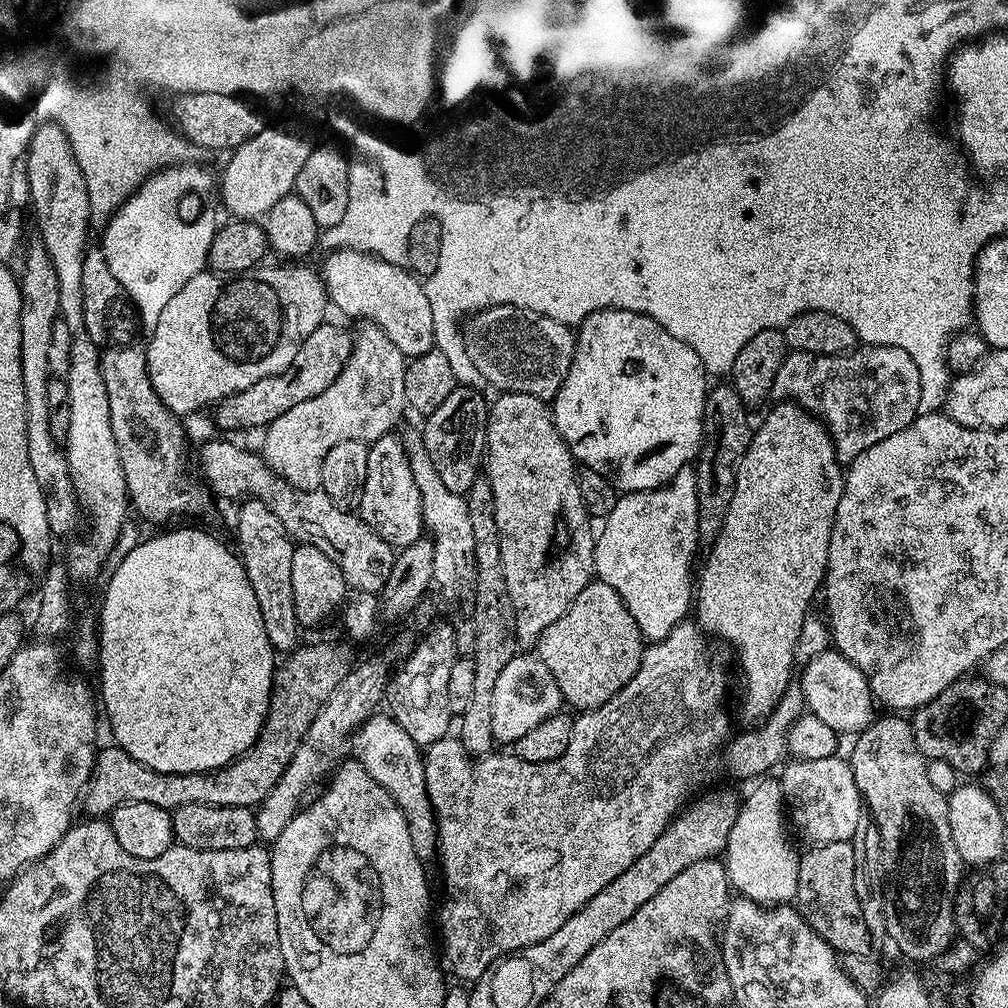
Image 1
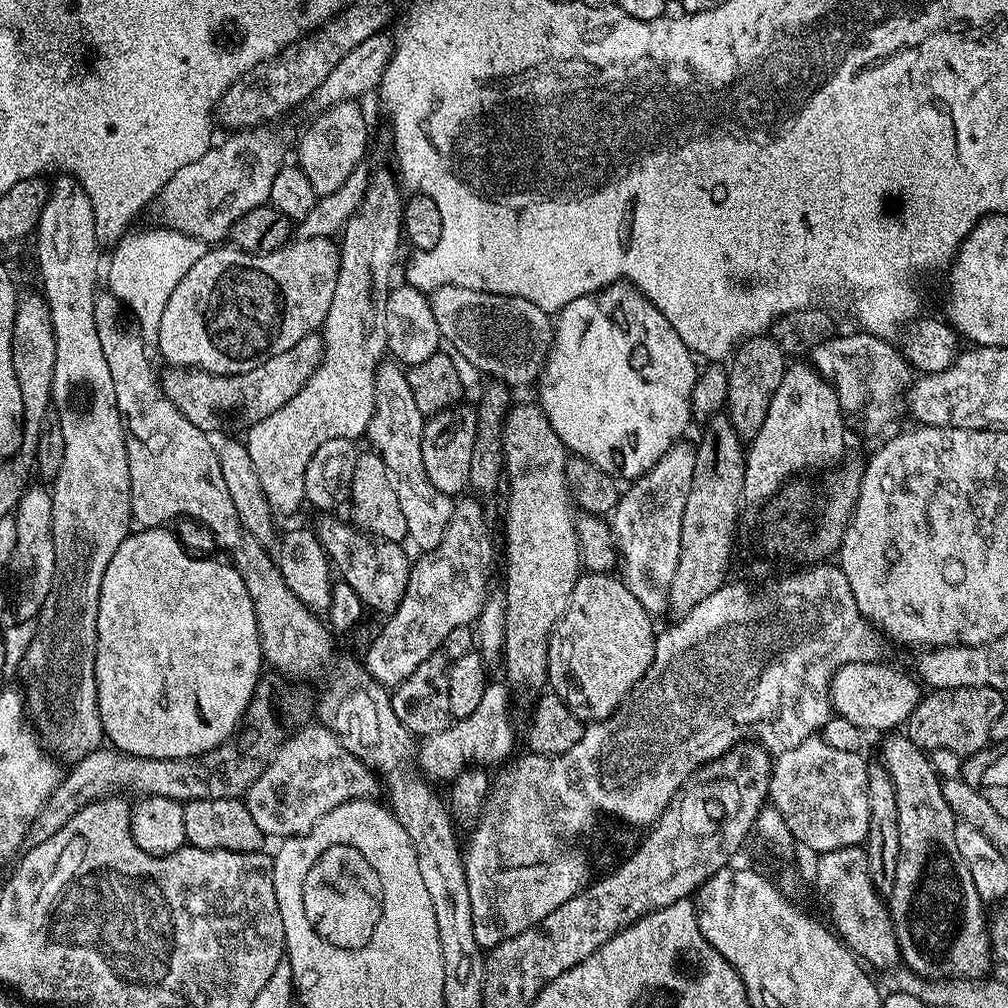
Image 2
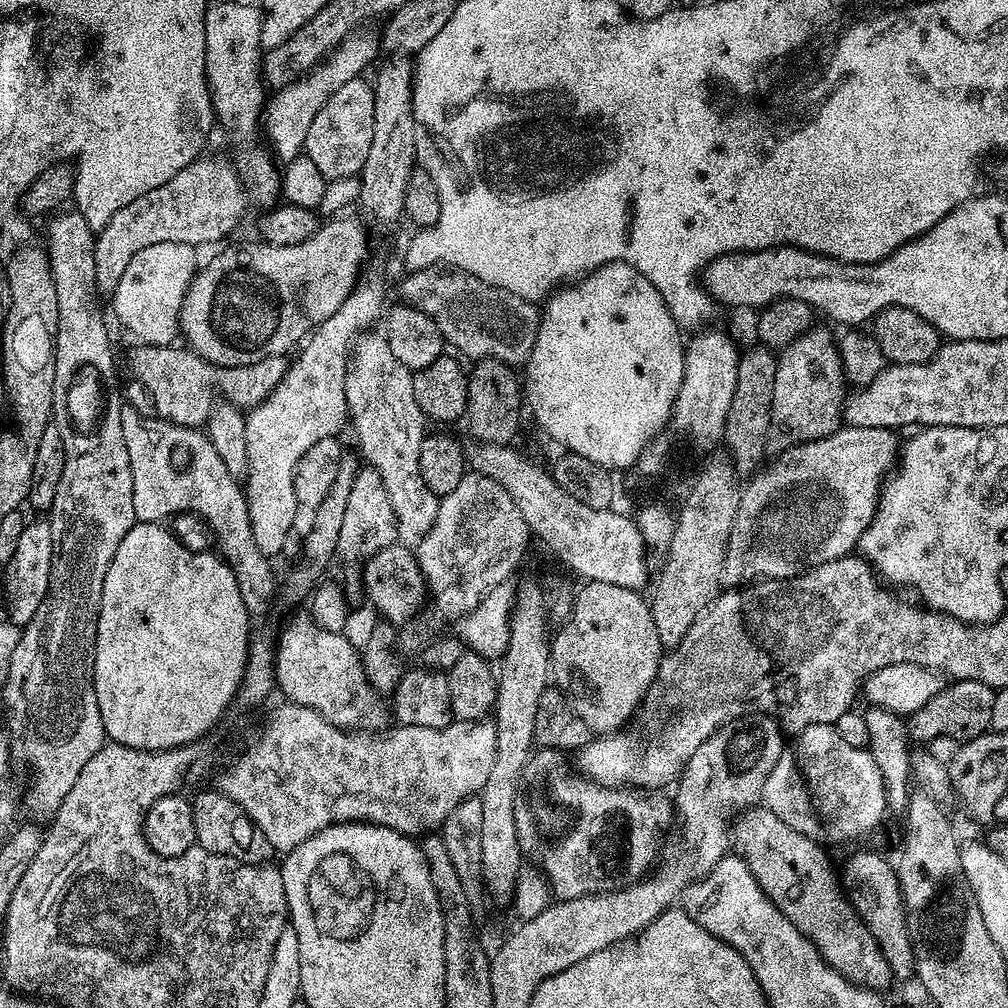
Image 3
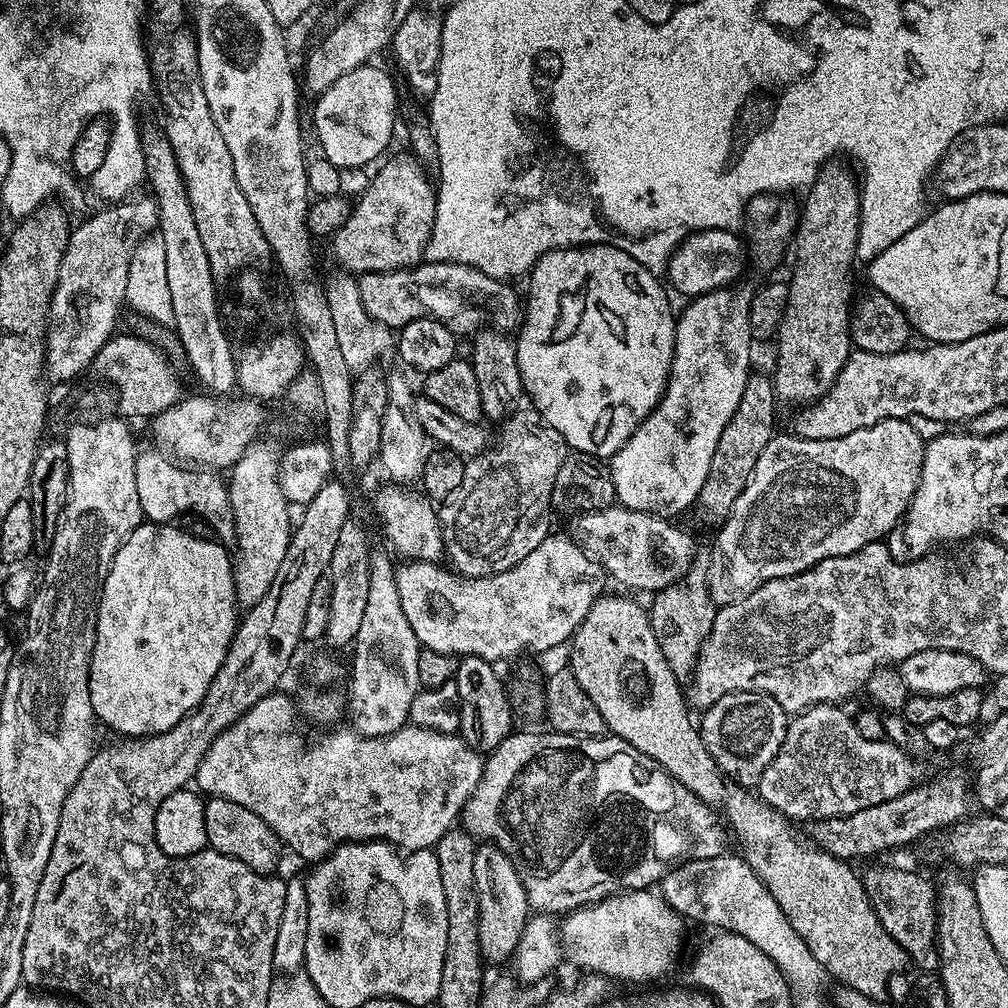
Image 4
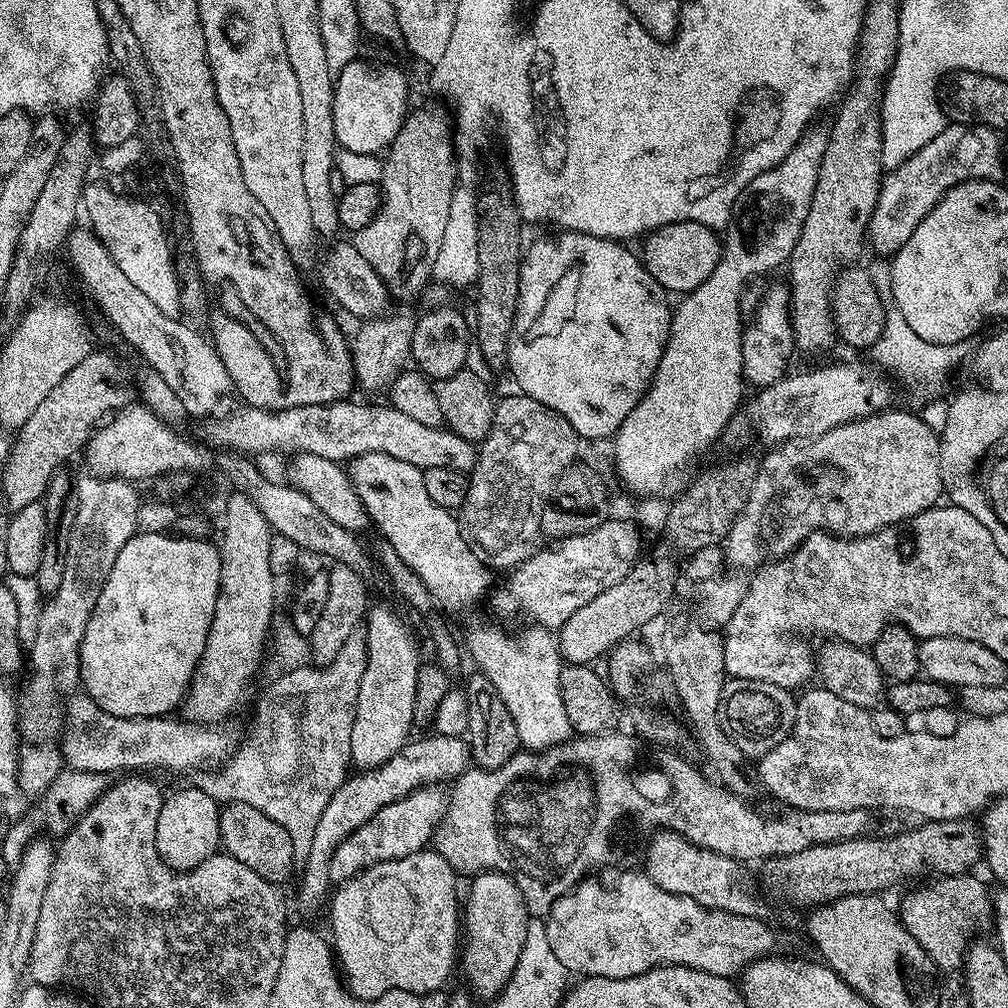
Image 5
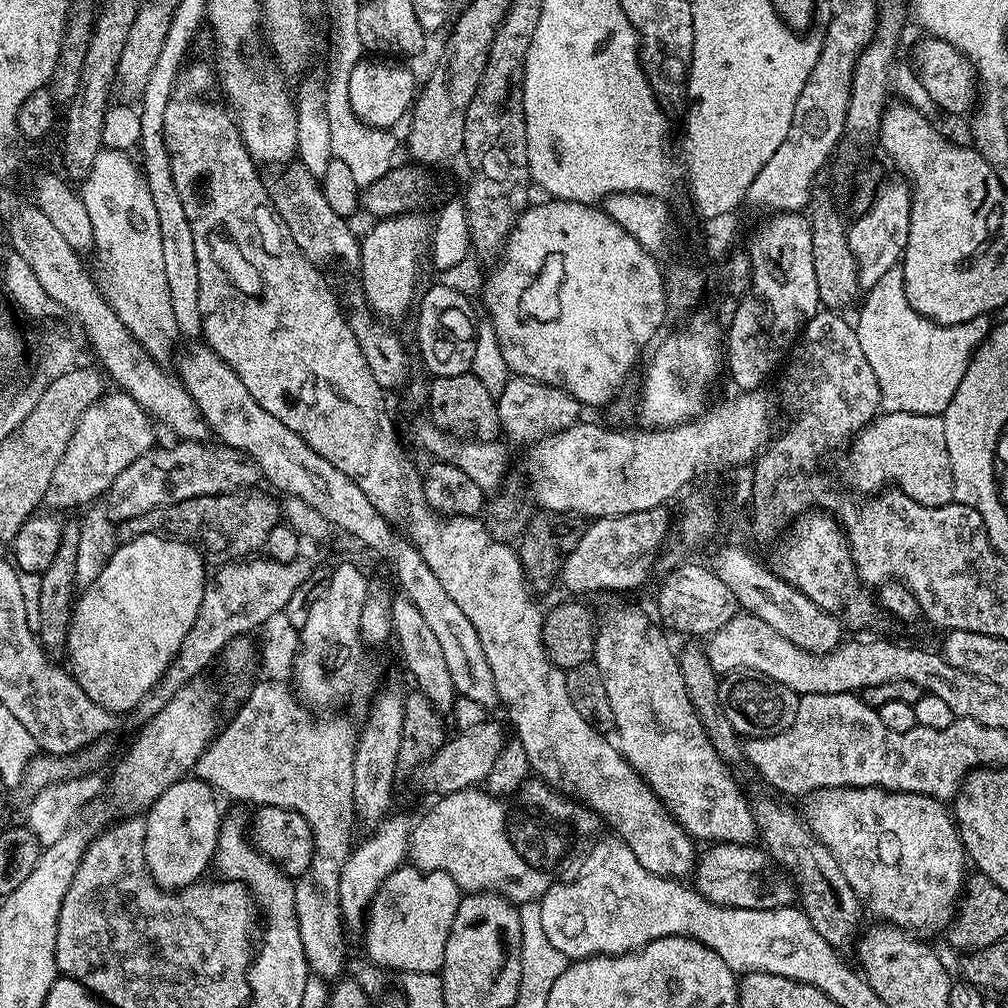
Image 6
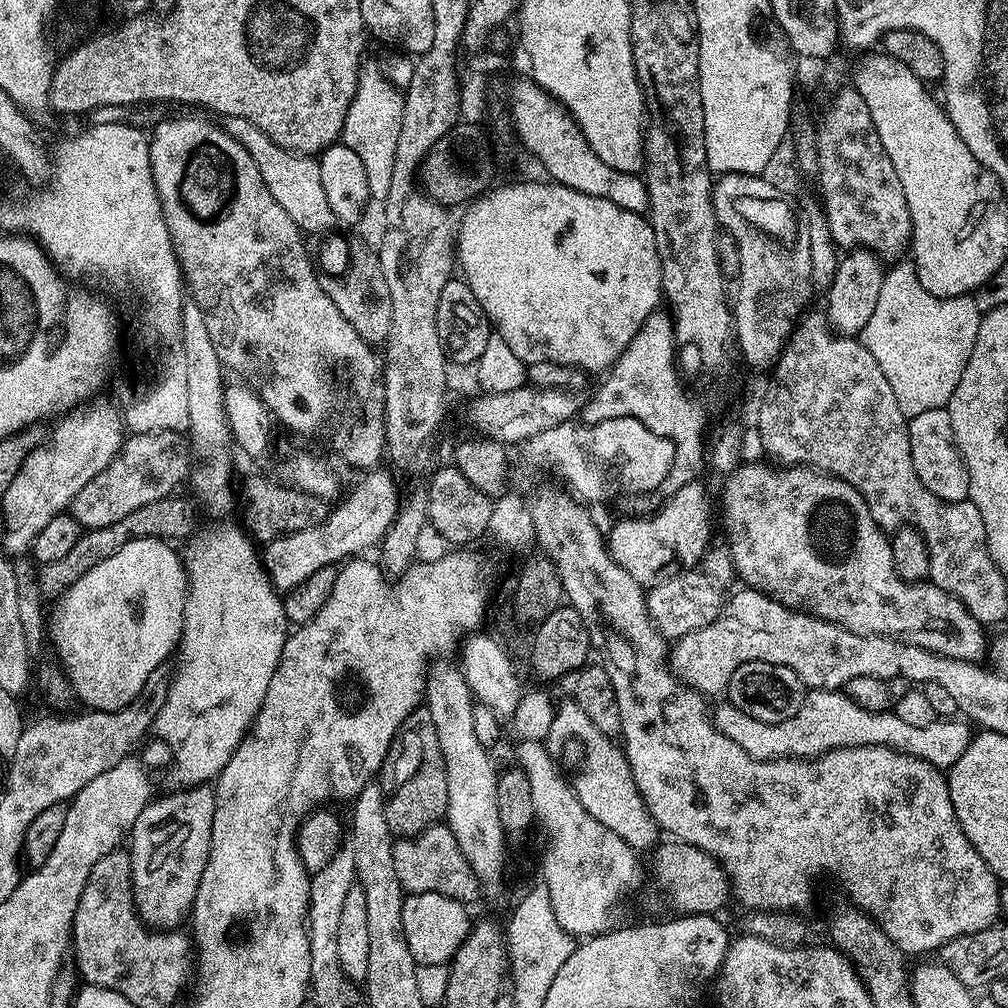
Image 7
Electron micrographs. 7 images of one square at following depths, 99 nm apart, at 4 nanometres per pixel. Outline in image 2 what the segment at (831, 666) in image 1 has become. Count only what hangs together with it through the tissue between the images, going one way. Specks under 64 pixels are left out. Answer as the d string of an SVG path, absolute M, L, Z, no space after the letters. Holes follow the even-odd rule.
M885 662L863 664L843 664L833 672L832 683L828 686L828 697L832 700L832 711L835 715L854 722L854 726L865 730L887 733L899 726L907 725L914 706L918 706L922 688L915 679L911 680L904 672L898 672Z

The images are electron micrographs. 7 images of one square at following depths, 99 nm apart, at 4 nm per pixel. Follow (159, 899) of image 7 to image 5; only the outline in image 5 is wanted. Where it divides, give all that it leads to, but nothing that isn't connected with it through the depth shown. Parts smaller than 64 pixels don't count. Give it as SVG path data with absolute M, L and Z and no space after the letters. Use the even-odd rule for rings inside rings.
M188 786L165 799L156 827L158 854L178 872L185 872L206 858L217 855L220 848L220 808L214 798L195 786Z

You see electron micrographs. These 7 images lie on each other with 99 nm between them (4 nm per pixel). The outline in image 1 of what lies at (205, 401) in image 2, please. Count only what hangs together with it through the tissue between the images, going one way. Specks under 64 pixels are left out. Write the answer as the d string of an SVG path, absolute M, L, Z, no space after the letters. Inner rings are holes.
M325 322L317 326L314 334L302 342L294 362L285 372L274 374L270 378L262 378L262 382L254 382L246 390L227 396L215 405L216 424L228 432L236 432L239 428L263 429L274 422L274 418L282 418L286 410L298 406L298 402L306 402L310 398L318 398L334 378L342 372L346 362L352 356L354 336L351 331L339 328L336 324Z

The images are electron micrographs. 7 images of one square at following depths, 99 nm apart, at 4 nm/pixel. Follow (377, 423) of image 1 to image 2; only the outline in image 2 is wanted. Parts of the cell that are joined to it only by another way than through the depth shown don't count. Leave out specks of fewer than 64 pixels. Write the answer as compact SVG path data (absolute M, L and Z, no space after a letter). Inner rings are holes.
M376 172L368 180L368 189L342 229L344 242L339 245L340 273L338 286L334 286L334 302L328 311L328 317L322 325L324 352L320 355L320 364L314 374L294 394L282 410L274 410L262 422L252 425L246 432L246 443L250 462L254 462L254 474L262 482L262 494L277 517L292 516L305 503L304 479L306 466L314 458L314 450L330 438L342 438L355 441L356 436L363 437L368 431L372 411L376 409L376 370L385 359L388 339L384 329L384 298L389 291L388 279L392 276L392 267L396 264L396 247L402 244L402 221L406 216L406 204L400 200L401 185L397 177L388 172Z

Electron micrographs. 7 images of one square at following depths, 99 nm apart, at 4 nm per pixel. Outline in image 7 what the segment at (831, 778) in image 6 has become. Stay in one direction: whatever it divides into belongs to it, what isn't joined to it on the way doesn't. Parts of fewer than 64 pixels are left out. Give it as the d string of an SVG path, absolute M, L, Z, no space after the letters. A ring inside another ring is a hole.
M830 688L809 691L798 714L794 714L794 718L786 718L786 722L758 722L727 702L721 702L716 713L711 713L710 719L719 732L726 734L730 742L742 746L742 750L746 750L746 754L750 754L755 760L811 758L823 756L825 752L835 748L861 748L867 744L882 744L885 748L895 748L897 752L917 756L936 769L947 770L954 762L958 762L958 758L962 758L970 739L969 725L963 719L936 718L930 726L911 728L906 726L906 722L902 722L902 718L896 716L895 711L871 712L858 706L849 698L847 691Z

